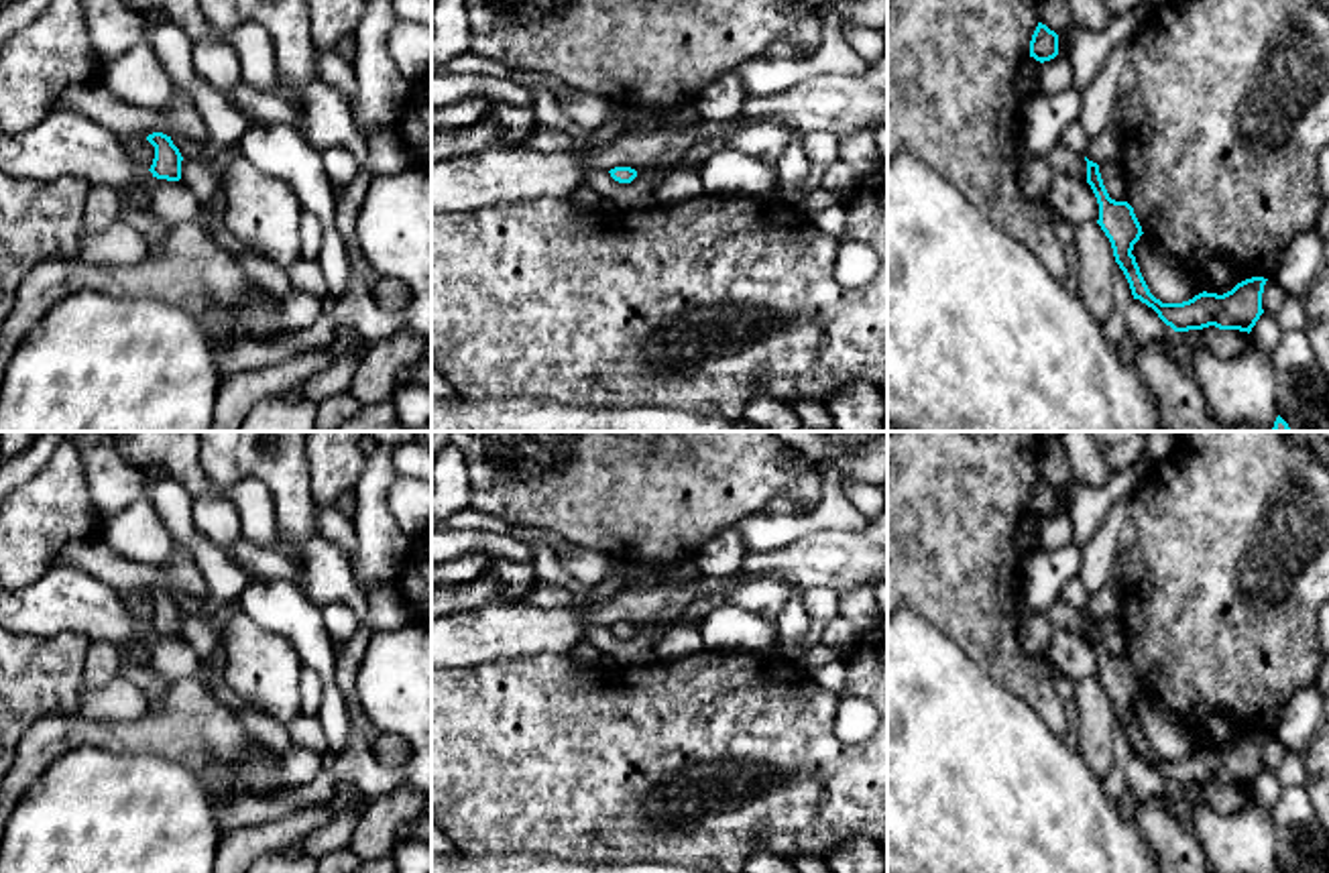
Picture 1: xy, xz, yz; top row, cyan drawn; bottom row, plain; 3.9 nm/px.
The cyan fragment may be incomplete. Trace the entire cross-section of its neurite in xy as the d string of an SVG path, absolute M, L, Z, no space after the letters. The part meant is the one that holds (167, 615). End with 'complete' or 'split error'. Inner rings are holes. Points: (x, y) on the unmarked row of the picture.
M153 588L147 592L147 596L155 602L155 615L151 621L151 629L157 635L167 635L167 637L179 637L181 635L181 608L173 600L171 592L163 588Z; complete

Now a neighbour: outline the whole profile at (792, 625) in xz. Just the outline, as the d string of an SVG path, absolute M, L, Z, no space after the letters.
M792 586L792 596L775 619L777 641L782 643L779 655L796 665L804 665L804 655L812 647L806 641L812 619L804 608L804 590L802 586Z

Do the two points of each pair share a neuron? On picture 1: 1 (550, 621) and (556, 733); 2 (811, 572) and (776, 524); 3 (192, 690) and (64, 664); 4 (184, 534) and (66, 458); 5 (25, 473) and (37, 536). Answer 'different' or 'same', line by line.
1: different
2: different
3: different
4: different
5: different

